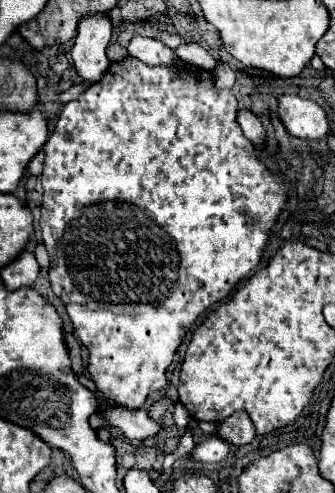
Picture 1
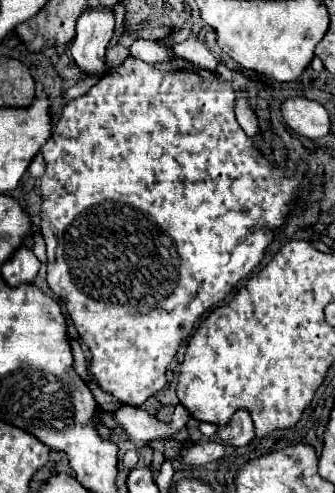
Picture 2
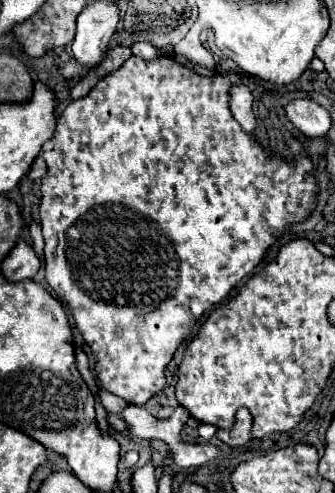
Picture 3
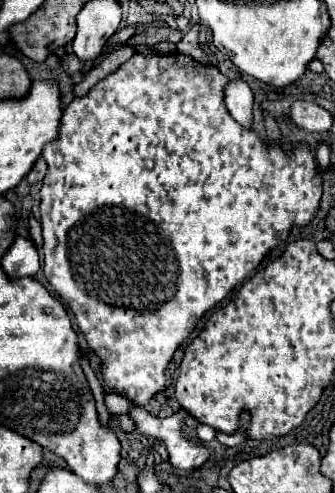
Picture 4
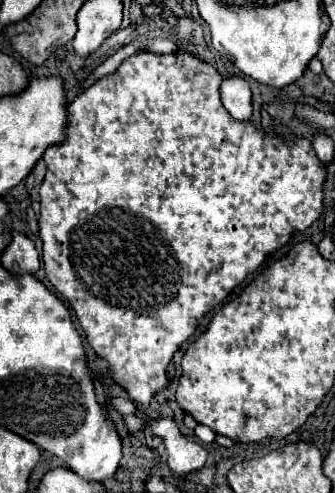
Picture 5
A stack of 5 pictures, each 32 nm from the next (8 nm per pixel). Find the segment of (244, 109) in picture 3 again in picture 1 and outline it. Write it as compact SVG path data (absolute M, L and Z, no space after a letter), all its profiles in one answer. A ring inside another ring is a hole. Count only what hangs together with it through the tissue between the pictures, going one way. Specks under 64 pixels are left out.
M238 110L238 124L240 124L244 136L248 136L248 140L254 146L264 146L264 142L266 142L266 128L258 120L258 116L254 116L248 110Z

